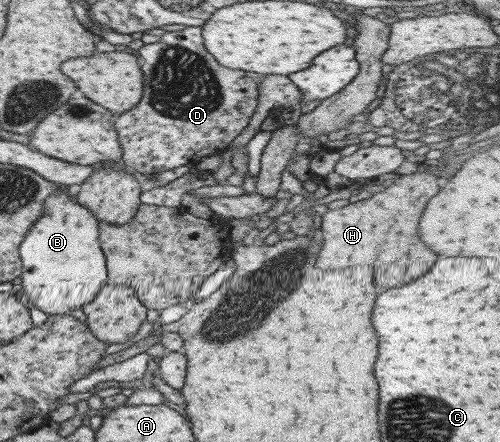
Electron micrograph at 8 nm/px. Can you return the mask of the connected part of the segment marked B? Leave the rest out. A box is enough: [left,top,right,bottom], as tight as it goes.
[18,185,107,316]

